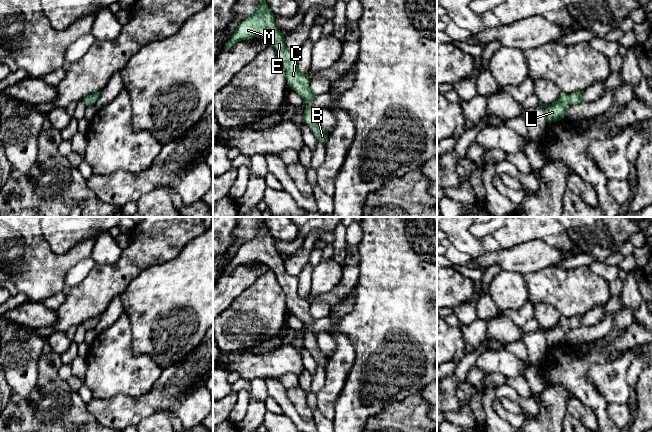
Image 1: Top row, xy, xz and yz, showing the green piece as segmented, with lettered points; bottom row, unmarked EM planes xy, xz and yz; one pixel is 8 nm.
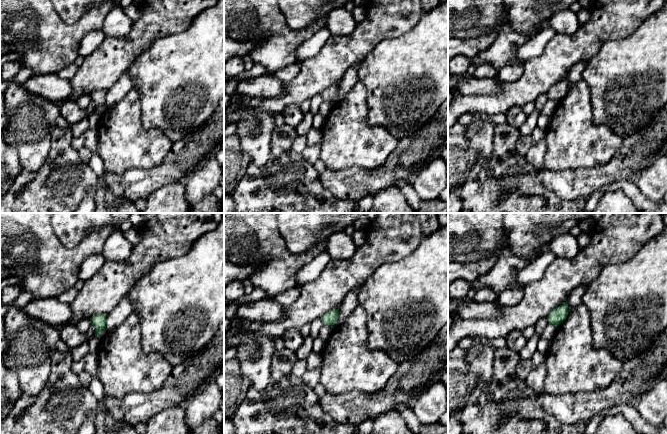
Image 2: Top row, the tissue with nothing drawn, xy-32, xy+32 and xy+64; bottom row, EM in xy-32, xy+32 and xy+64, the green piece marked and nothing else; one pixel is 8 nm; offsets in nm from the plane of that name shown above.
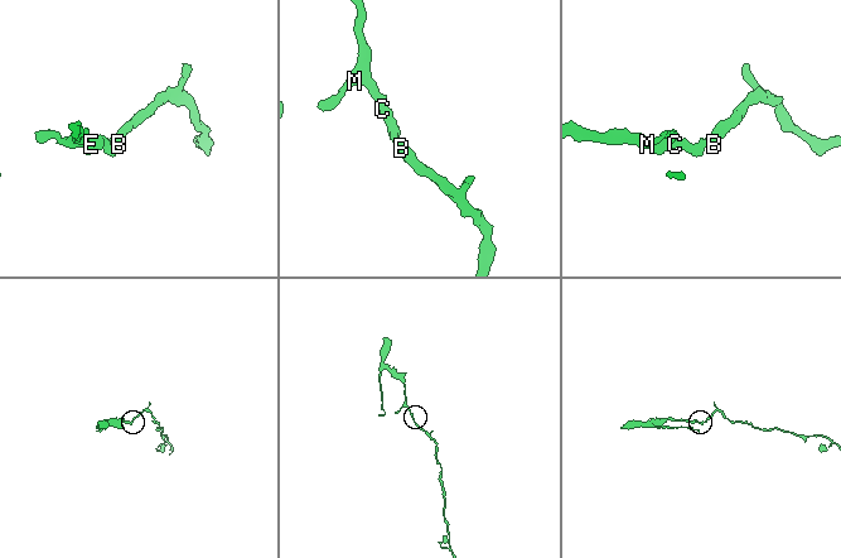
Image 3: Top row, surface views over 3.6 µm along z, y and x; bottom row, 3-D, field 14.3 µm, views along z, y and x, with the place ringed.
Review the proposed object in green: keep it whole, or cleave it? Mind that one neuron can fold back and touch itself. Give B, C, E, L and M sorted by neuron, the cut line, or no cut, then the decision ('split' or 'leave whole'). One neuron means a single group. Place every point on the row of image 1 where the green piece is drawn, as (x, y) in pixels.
B C E L M | no cut | leave whole

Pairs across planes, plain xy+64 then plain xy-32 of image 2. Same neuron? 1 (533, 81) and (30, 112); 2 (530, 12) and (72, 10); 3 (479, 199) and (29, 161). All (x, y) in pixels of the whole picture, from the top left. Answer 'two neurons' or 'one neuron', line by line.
1: two neurons
2: one neuron
3: two neurons

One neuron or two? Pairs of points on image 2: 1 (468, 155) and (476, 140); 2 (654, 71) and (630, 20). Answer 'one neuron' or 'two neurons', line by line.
1: two neurons
2: two neurons

